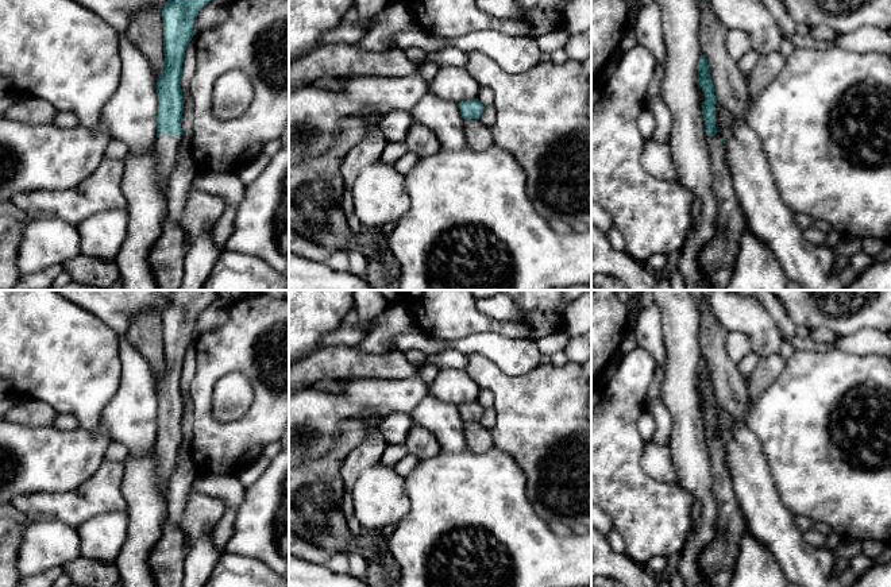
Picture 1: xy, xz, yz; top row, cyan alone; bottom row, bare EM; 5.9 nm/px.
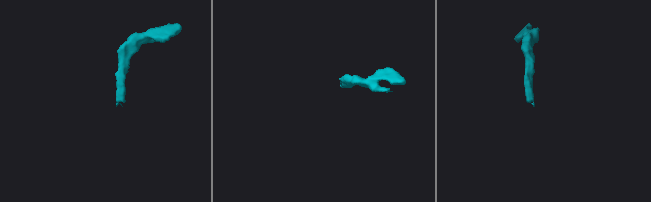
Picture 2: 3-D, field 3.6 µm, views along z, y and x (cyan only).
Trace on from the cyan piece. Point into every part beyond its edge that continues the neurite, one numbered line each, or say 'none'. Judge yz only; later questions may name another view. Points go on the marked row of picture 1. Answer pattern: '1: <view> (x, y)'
1: yz (717, 258)

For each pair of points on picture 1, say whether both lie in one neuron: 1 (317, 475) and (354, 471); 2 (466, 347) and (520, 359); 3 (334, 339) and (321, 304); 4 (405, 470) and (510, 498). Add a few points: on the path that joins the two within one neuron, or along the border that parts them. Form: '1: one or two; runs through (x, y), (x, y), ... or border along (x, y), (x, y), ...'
1: two; border along (358, 445), (343, 463), (343, 489)
2: one; runs through (479, 347), (496, 347), (506, 352)
3: two; border along (351, 308), (344, 319), (321, 339), (317, 347)
4: two; border along (420, 460), (405, 478)

